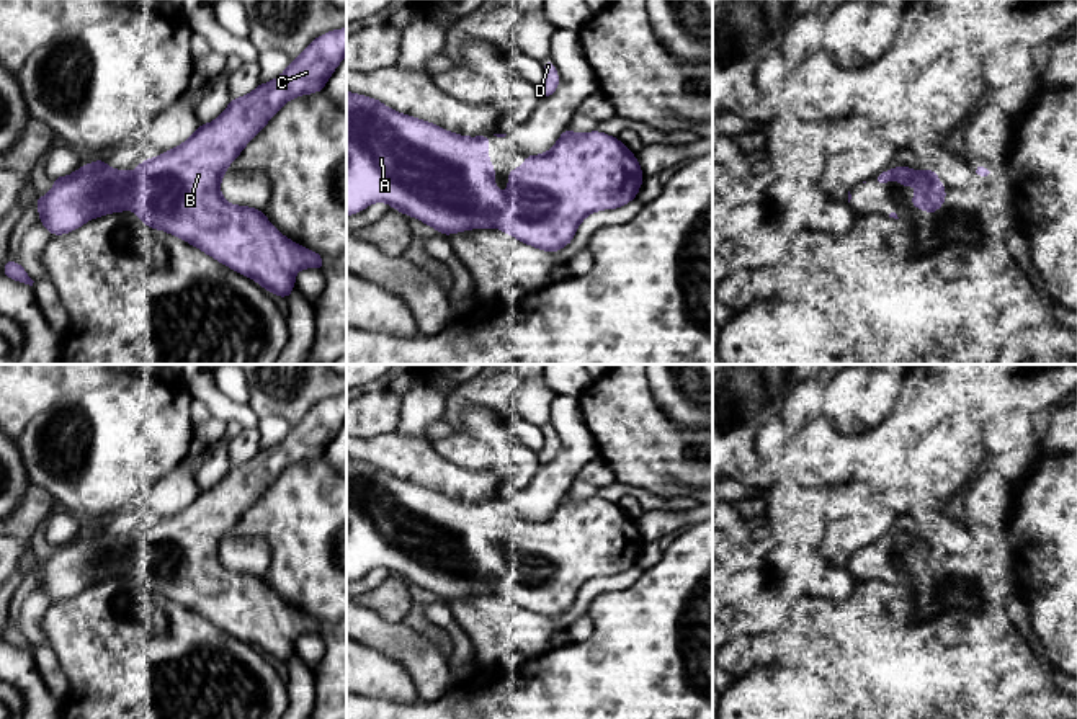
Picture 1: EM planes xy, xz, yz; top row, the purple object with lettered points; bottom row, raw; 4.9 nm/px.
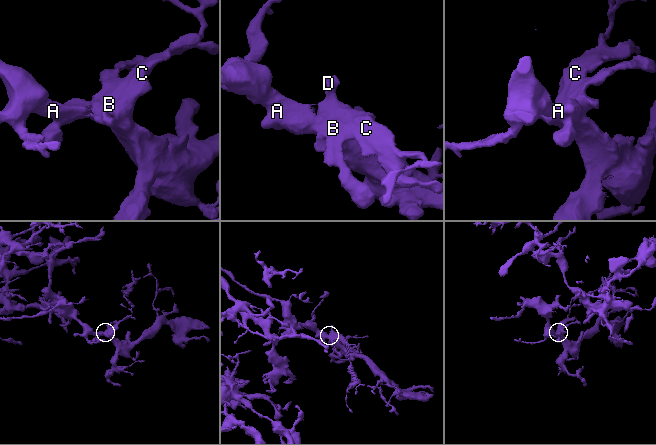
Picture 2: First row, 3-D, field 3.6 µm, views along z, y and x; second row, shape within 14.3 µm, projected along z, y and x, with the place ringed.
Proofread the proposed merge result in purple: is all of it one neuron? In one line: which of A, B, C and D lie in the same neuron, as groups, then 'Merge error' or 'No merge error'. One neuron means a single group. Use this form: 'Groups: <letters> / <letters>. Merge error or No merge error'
Groups: A B C D. No merge error

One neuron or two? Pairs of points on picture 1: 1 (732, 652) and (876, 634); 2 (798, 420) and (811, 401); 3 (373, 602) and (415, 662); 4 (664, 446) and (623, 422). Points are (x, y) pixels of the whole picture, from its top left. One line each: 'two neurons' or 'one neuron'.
1: one neuron
2: one neuron
3: two neurons
4: one neuron

